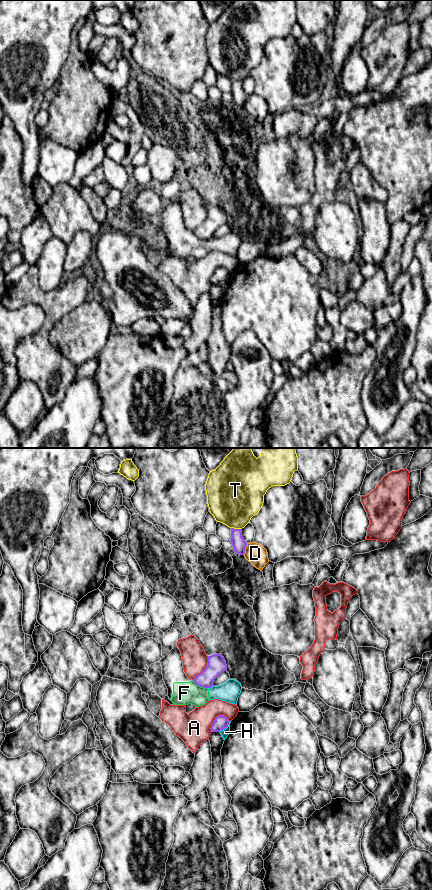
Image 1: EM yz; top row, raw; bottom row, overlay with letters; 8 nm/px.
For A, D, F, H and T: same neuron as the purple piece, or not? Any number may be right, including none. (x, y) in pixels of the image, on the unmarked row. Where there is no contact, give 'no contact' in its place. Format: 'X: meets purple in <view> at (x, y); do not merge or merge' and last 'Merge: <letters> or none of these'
A: meets purple in yz at (214, 272); do not merge
D: meets purple in yz at (244, 101); do not merge
F: meets purple in yz at (200, 238); do not merge
H: meets purple in yz at (225, 280); do not merge
T: meets purple in yz at (236, 81); do not merge
Merge: none of these

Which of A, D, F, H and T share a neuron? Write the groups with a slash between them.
A / D / F H / T

